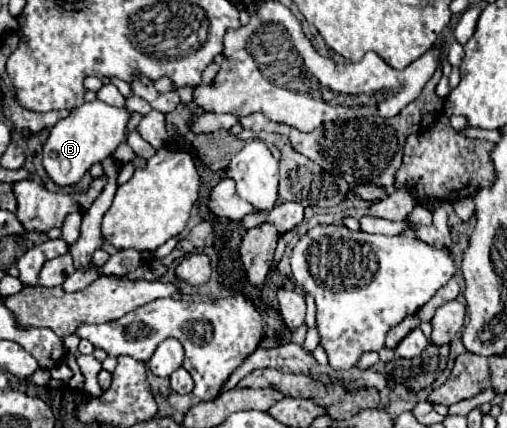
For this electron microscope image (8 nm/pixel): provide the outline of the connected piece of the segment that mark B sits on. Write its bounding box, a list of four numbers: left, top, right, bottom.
[43,99,129,185]

